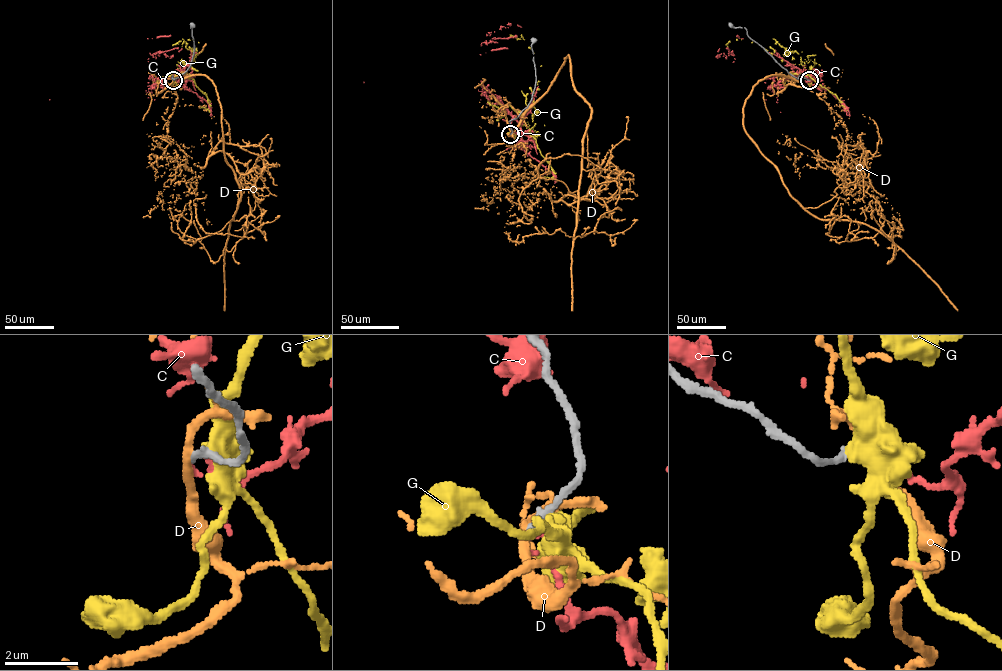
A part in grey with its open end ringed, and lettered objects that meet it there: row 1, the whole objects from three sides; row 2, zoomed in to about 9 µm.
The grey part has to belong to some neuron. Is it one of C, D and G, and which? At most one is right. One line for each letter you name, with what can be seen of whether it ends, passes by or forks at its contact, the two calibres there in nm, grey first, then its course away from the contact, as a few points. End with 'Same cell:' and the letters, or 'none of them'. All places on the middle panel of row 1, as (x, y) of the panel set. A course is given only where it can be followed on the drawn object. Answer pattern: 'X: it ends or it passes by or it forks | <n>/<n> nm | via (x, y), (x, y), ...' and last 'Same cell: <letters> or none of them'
Same cell: none of them

